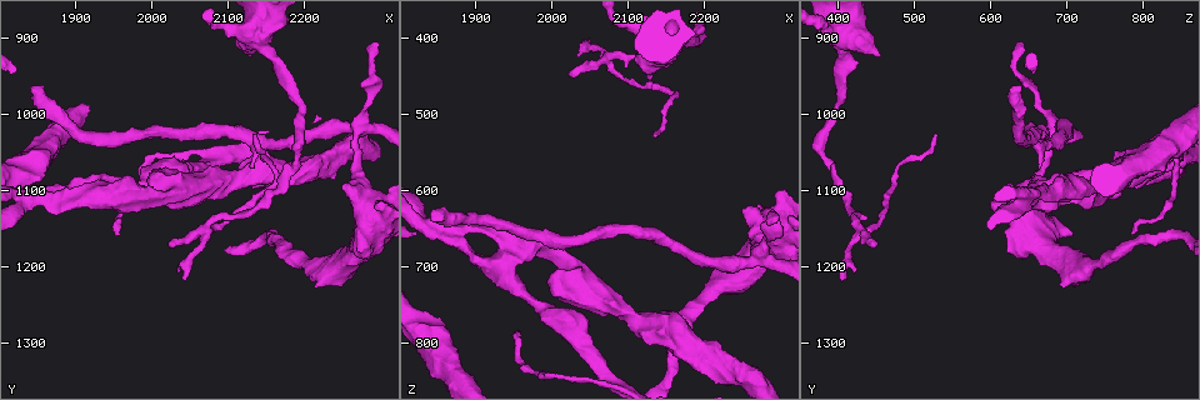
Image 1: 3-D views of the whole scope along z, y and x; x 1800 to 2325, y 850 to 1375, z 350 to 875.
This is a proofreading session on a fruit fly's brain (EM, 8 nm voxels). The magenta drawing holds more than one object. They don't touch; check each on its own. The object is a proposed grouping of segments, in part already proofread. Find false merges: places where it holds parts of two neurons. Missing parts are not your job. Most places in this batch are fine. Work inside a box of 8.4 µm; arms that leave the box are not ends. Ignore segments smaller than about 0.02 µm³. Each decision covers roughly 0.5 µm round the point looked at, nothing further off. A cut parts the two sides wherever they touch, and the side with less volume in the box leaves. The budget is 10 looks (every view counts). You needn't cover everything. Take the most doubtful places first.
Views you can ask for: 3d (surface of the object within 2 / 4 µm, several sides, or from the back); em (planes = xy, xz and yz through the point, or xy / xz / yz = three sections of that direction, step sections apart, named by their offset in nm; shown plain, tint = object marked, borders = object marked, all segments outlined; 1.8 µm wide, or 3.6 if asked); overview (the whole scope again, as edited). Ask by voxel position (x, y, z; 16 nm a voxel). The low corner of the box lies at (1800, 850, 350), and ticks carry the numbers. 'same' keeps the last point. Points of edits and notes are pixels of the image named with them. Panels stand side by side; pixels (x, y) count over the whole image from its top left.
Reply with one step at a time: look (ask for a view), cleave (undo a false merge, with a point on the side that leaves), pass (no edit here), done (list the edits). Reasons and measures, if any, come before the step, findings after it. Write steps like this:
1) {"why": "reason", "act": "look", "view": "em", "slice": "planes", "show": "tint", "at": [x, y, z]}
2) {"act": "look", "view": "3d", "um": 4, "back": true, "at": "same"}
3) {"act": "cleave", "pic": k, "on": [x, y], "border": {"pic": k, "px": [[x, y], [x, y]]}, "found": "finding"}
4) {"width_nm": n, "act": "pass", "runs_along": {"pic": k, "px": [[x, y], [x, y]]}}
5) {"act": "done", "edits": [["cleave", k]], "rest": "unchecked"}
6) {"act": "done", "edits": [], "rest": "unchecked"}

{"act": "look", "view": "3d", "um": 2, "at": [2270, 1020, 685]}

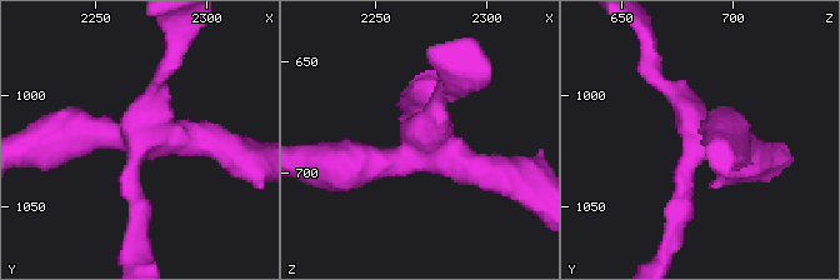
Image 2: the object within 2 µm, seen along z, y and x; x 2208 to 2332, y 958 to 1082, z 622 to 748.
{"act": "look", "view": "em", "slice": "xy", "step": 4, "show": "tint", "at": [2270, 1022, 686]}

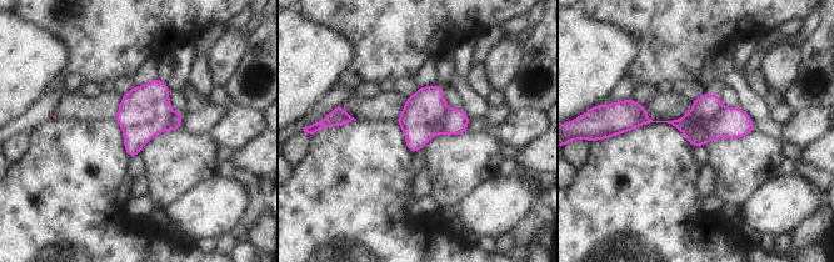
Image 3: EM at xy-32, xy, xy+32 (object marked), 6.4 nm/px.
{"why": "cut it another way", "act": "look", "view": "em", "slice": "yz", "step": 8, "show": "tint", "at": "same"}

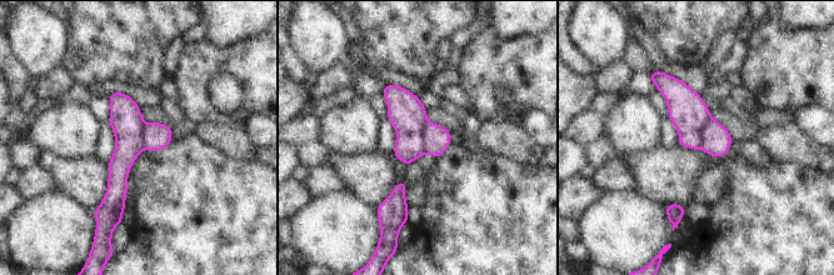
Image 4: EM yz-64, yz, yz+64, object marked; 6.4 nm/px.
{"act": "cleave", "pic": 4, "on": [717, 139], "border": {"pic": 4, "px": [[710, 118], [703, 130], [700, 148]]}, "found": "two neurons meet here"}

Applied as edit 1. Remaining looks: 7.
{"act": "look", "view": "3d", "um": 2, "at": [2075, 1155, 430]}

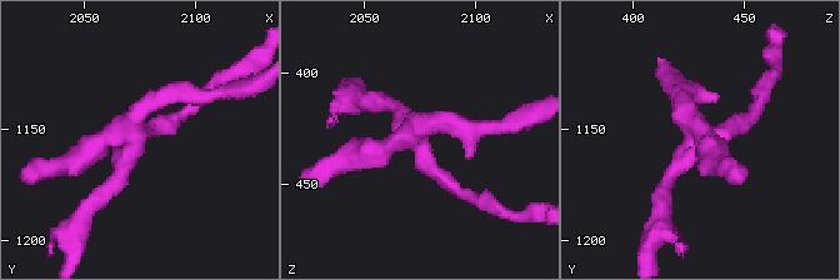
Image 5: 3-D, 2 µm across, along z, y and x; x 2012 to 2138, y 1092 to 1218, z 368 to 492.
{"why": "need the tissue", "act": "look", "view": "em", "slice": "planes", "show": "tint", "at": [2075, 1152, 429]}

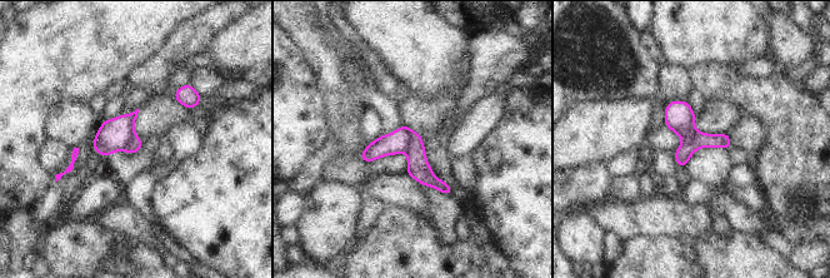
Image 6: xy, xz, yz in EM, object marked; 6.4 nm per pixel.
{"width_nm": 160, "act": "cleave", "pic": 6, "on": [418, 167], "found": "two neurons meet here"}

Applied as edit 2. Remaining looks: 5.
{"why": "three arms meet", "act": "look", "view": "em", "slice": "yz", "step": 16, "show": "tint", "at": [2070, 1065, 845]}

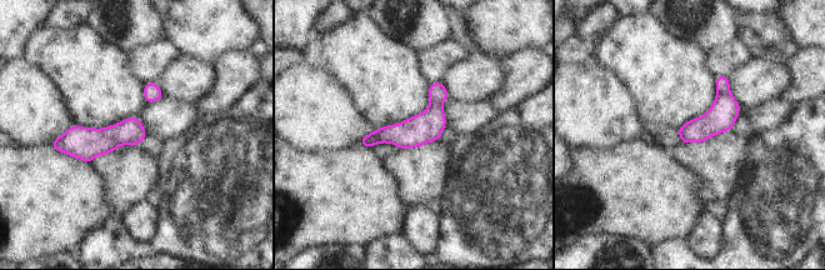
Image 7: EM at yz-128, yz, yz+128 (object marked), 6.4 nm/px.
{"act": "pass", "runs_along": {"pic": 7, "px": [[440, 85], [411, 133], [364, 141]]}, "found": "all the same neuron"}

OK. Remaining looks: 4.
{"why": "two arms at a narrow angle", "act": "look", "view": "em", "um": 3.6, "slice": "planes", "show": "plain", "at": [2110, 890, 385]}

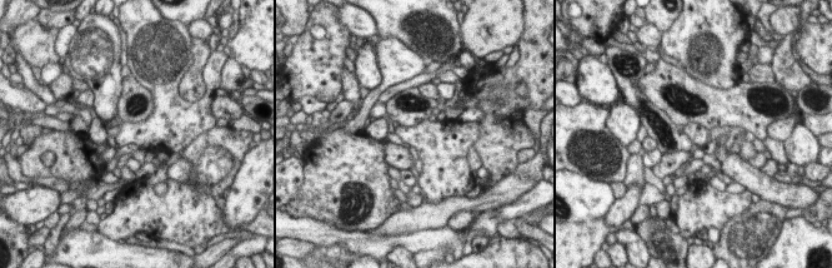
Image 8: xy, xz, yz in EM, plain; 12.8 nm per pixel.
{"why": "with the object marked", "act": "look", "view": "em", "um": 3.6, "slice": "planes", "show": "tint", "at": "same"}

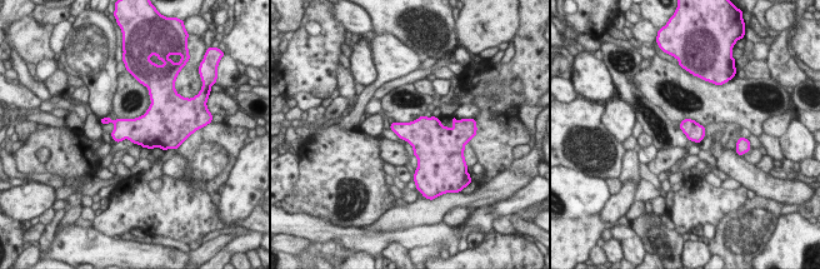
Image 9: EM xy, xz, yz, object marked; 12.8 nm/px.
{"act": "pass", "found": "continuous, no second neuron"}

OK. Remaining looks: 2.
{"act": "done", "edits": [["cleave", 4], ["cleave", 6]], "rest": "unchecked"}

